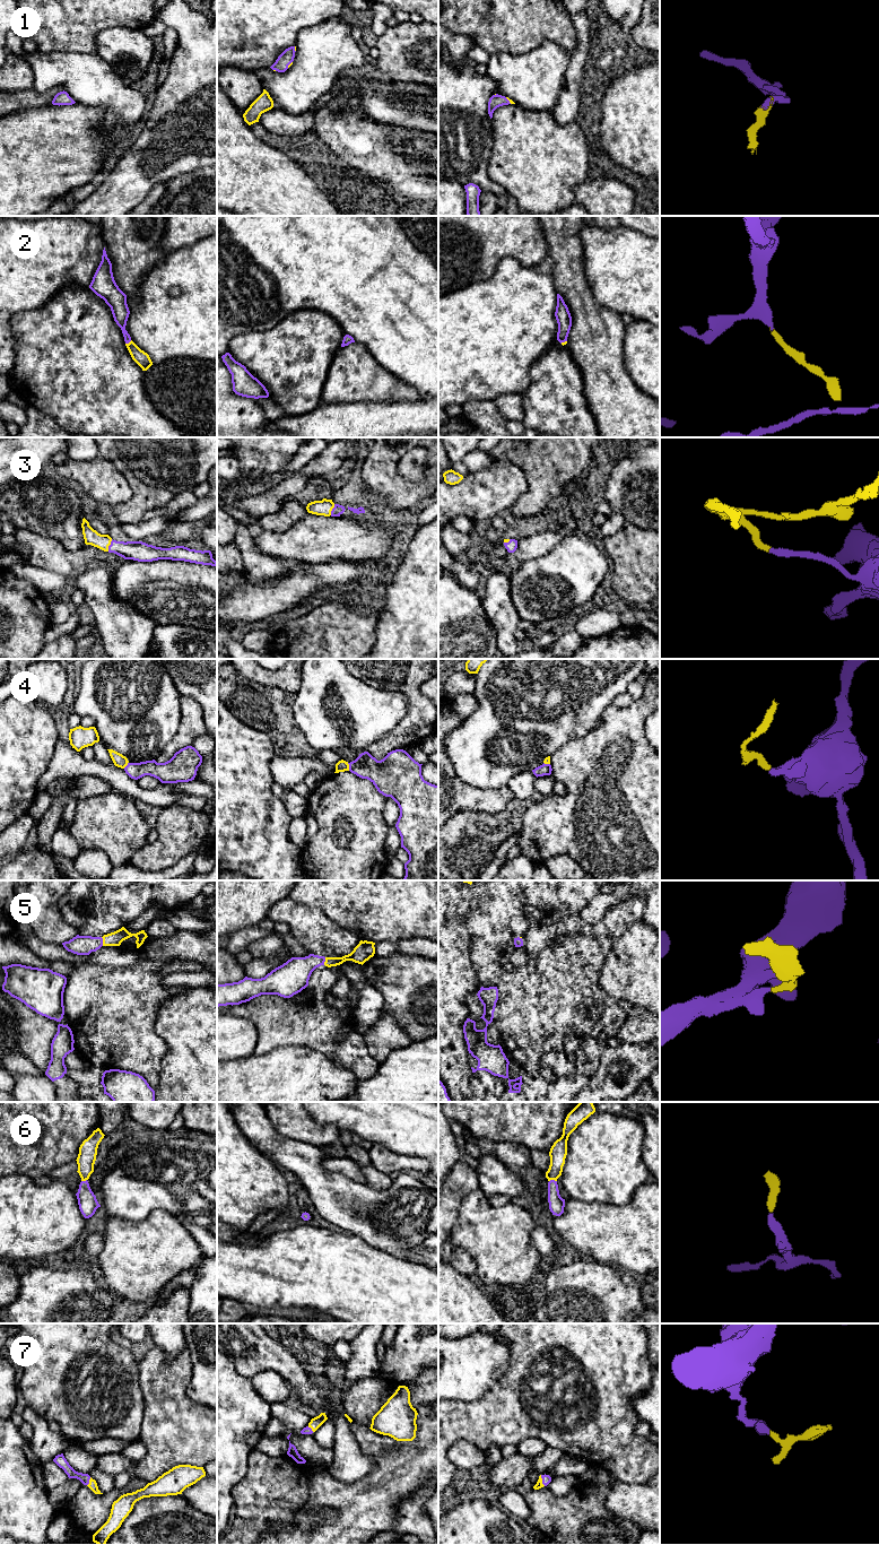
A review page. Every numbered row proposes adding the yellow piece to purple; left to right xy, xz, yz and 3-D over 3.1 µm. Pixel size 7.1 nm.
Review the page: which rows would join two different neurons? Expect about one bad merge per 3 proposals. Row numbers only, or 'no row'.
4

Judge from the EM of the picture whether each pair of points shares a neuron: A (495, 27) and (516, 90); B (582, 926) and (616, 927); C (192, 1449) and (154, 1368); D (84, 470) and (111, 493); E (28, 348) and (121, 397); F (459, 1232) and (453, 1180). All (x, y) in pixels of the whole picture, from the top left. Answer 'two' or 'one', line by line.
A: two
B: one
C: one
D: one
E: one
F: two

